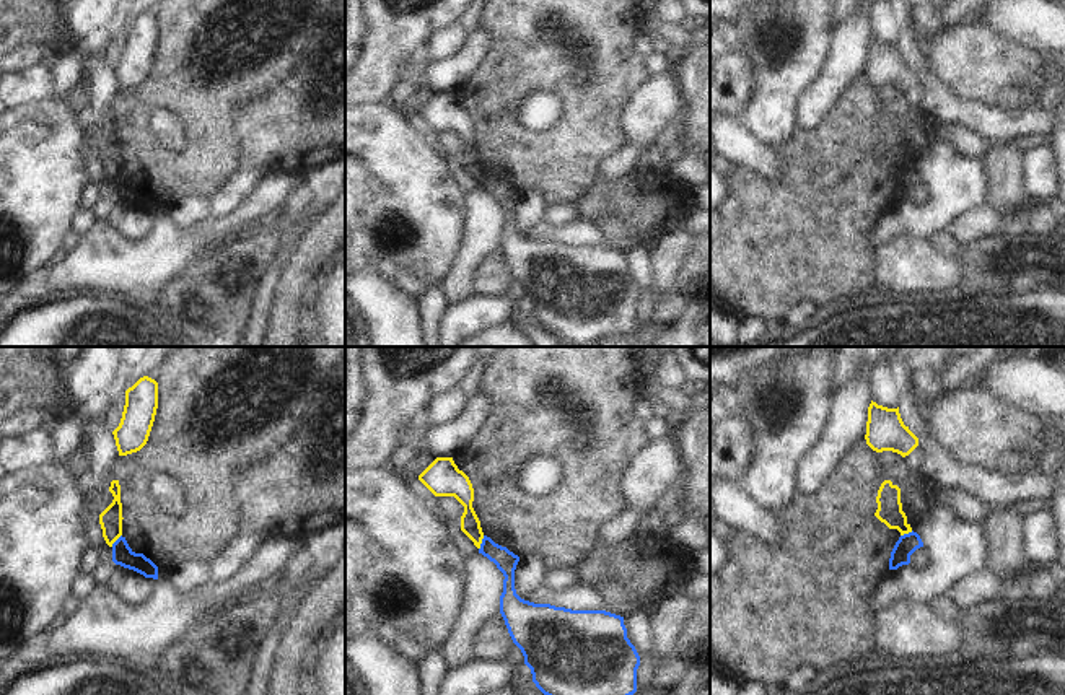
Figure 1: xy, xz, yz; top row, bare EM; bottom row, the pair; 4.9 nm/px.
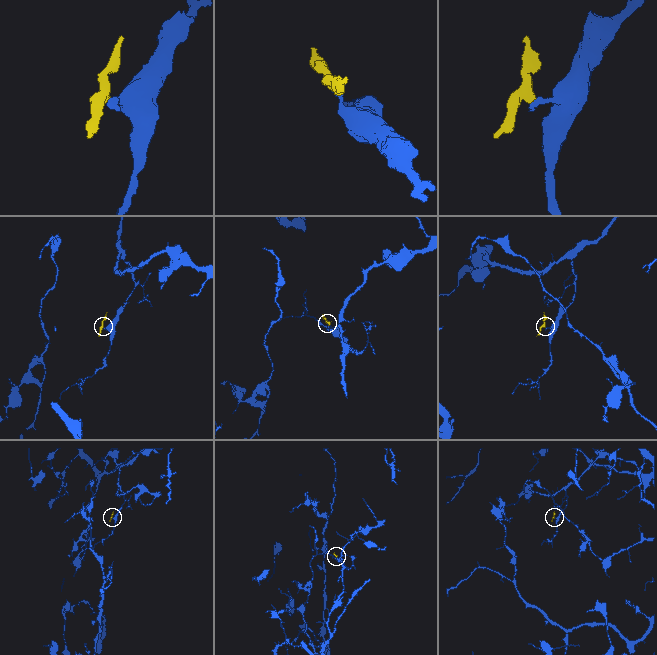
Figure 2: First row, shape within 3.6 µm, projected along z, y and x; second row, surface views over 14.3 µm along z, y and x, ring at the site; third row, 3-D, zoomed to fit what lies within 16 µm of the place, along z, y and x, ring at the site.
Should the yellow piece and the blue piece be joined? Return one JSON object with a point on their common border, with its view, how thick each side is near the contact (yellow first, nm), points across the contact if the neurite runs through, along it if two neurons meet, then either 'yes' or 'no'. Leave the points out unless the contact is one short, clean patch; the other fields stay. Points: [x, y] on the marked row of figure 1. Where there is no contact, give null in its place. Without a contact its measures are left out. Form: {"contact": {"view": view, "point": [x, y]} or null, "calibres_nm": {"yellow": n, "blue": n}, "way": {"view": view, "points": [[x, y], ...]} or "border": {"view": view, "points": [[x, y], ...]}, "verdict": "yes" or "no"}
{"contact": {"view": "xz", "point": [481, 542]}, "calibres_nm": {"yellow": 100, "blue": 110}, "border": {"view": "xz", "points": [[484, 536], [479, 549]]}, "verdict": "no"}

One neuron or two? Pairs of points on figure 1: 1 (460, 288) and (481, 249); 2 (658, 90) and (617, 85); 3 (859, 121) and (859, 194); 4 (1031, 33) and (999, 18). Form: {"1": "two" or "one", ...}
{"1": "one", "2": "two", "3": "one", "4": "one"}

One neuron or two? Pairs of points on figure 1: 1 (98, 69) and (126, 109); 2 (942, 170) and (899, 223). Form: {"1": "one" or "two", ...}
{"1": "two", "2": "one"}

